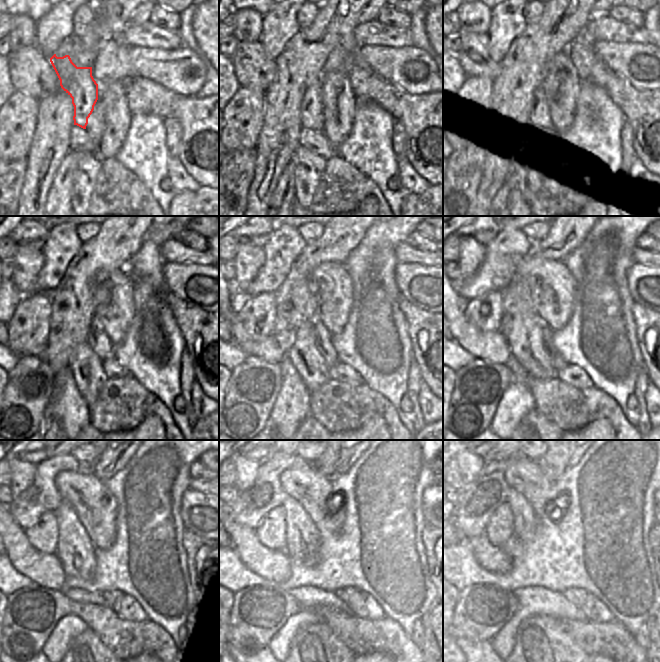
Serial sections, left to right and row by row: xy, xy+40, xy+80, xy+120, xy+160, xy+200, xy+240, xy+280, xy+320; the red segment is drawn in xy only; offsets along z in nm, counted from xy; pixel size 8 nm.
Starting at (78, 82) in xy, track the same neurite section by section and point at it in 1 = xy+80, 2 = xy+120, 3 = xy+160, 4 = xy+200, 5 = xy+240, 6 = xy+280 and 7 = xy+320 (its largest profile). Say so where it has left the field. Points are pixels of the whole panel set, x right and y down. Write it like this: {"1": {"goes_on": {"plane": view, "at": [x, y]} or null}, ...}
{"1": {"goes_on": {"plane": "xy+80", "at": [540, 119]}}, "2": {"goes_on": {"plane": "xy+120", "at": [98, 340]}}, "3": {"goes_on": {"plane": "xy+160", "at": [323, 337]}}, "4": {"goes_on": {"plane": "xy+200", "at": [556, 360]}}, "5": {"goes_on": {"plane": "xy+240", "at": [110, 596]}}, "6": {"goes_on": {"plane": "xy+280", "at": [342, 594]}}, "7": {"goes_on": {"plane": "xy+320", "at": [577, 596]}}}

